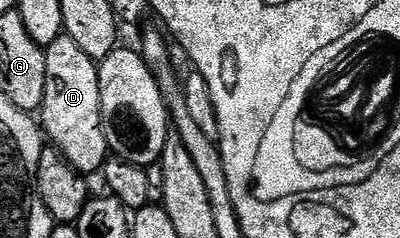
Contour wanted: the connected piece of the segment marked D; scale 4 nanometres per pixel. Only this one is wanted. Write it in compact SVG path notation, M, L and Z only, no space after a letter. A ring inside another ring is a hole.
M65 36L45 47L46 83L40 111L40 126L53 149L60 151L66 163L83 176L103 169L110 149L102 127L102 101L98 83L98 62Z

